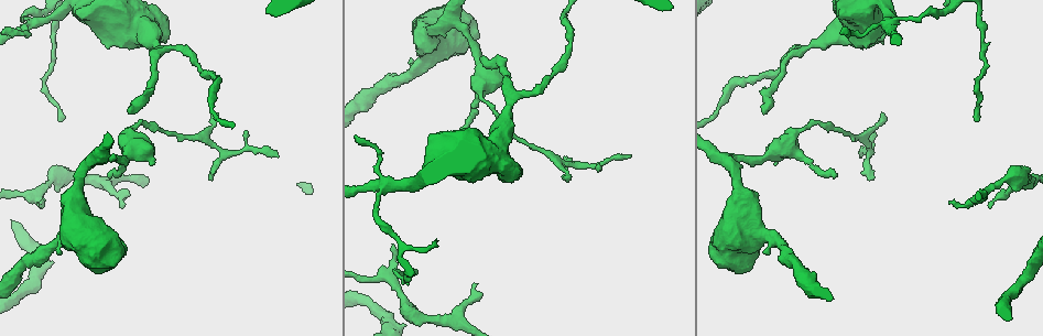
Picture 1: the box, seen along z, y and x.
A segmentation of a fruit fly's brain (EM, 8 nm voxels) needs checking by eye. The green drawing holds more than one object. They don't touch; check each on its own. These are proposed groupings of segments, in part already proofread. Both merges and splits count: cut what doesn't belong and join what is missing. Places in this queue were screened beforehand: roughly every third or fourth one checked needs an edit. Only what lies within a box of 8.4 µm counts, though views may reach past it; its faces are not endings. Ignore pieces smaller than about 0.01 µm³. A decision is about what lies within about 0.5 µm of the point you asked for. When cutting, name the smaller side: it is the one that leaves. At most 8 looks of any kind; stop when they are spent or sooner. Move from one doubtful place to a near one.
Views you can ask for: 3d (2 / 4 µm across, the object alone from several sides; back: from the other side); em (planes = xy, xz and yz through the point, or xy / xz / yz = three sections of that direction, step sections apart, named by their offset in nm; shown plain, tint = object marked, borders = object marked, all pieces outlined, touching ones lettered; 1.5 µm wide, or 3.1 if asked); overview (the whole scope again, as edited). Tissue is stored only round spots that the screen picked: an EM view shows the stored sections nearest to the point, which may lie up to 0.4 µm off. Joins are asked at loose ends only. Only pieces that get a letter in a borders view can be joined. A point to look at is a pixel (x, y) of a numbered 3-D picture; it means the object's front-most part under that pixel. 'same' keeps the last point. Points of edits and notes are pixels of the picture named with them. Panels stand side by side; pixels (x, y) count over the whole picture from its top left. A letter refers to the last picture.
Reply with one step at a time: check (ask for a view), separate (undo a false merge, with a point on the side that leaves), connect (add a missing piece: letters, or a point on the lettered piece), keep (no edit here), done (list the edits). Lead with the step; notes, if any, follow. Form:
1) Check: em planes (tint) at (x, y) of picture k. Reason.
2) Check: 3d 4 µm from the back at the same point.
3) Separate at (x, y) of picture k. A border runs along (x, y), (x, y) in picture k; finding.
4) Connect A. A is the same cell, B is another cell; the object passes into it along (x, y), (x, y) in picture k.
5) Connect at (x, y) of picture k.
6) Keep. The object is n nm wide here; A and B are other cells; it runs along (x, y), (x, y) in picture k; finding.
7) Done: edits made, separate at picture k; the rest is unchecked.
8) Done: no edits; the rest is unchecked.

Check: em planes (borders) at (872, 178) of picture 1. Tapers out.

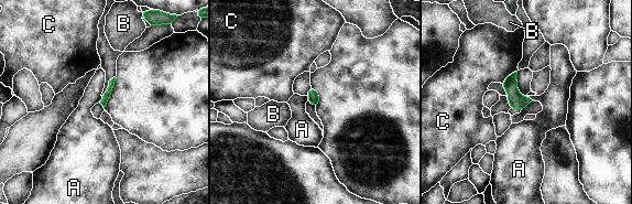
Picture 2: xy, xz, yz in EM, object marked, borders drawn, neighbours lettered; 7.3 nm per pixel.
Keep. A, B and C are other cells; a border runs along (516, 72), (516, 89), (534, 100) in picture 2; none of them fits.

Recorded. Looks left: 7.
Check: 3d 4 µm from the back at (763, 111) of picture 1. Branch stops here.

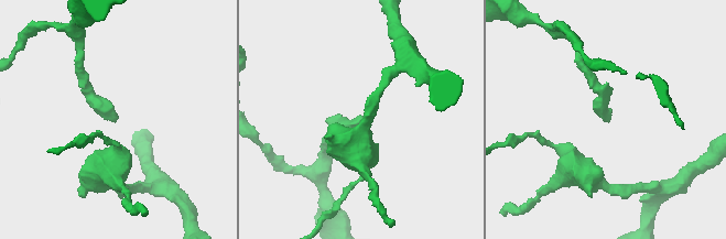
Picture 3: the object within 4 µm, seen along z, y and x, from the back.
Check: em yz step 4 (tint) at (115, 118) of picture 3.

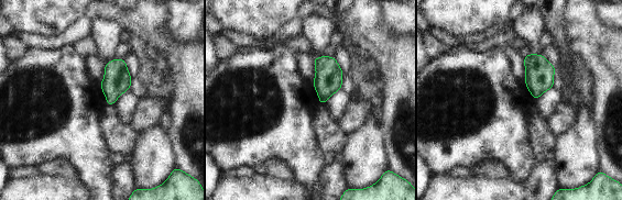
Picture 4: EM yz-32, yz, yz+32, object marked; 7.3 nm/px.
Check: em planes (borders) at the same point.

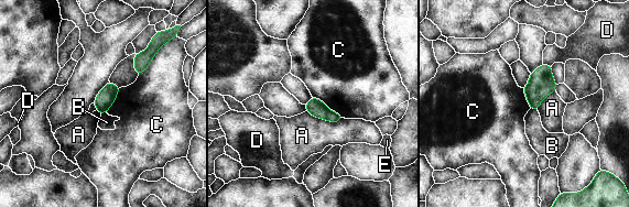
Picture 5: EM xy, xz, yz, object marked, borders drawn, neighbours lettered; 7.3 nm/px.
Keep. The object is 130 nm wide here; A, B, C, D and E are other cells; none of them fits.

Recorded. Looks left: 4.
Check: 3d 4 µm at (32, 22) of picture 1. Four-way junction.

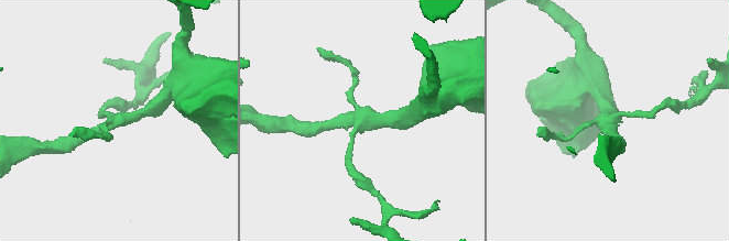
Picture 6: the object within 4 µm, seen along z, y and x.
Check: em planes (tint) at (610, 121) of picture 6. 4 arms meet here.

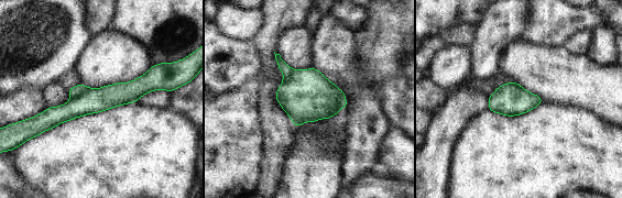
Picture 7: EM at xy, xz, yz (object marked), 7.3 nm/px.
Check: em planes (borders) at the same point. What lies round it.

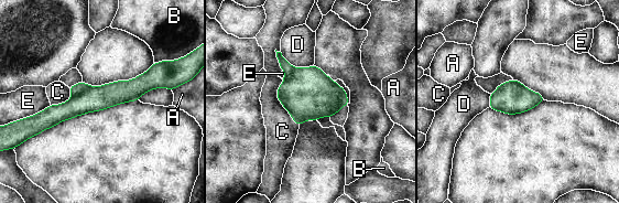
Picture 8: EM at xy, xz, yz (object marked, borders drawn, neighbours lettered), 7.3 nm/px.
Separate at (76, 89) of picture 8. A, B, C, D and E are other cells; a border runs along (88, 86), (72, 97) in picture 8; two neurons meet here.

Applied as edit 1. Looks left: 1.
Done: edits made, separate at picture 8; the rest is unchecked.

